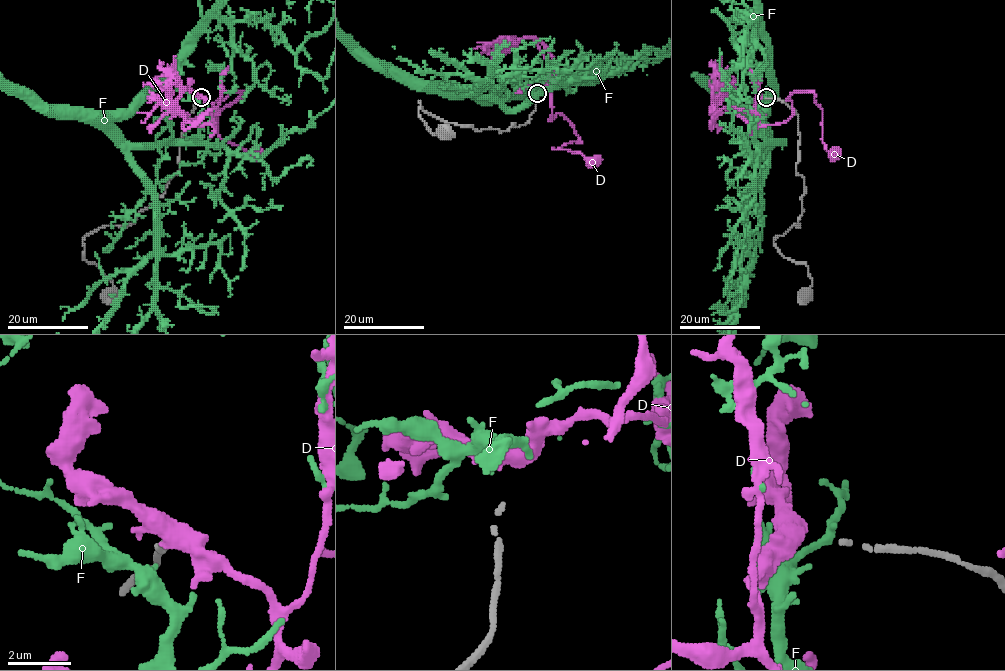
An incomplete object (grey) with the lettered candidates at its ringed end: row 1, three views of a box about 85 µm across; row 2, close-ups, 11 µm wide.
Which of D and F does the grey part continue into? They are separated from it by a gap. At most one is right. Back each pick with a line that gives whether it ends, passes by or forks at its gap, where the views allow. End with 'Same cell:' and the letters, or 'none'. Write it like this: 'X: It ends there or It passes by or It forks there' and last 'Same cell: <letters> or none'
Same cell: none

